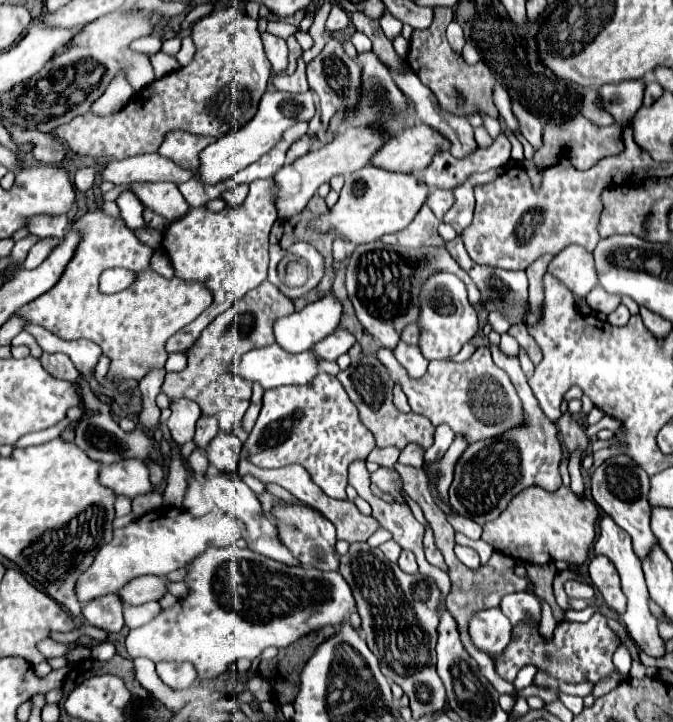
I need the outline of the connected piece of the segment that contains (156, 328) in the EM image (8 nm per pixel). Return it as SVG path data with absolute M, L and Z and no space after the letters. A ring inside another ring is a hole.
M95 209L85 213L73 225L83 239L79 241L67 271L61 275L57 287L27 303L19 309L19 315L65 341L89 339L101 345L105 357L111 361L105 375L107 381L111 381L111 375L139 381L151 367L165 365L165 341L201 315L211 303L211 295L199 282L179 278L171 281L151 271L153 249L141 243L123 219L111 217L103 209ZM111 267L123 267L135 273L135 283L125 289L125 293L103 295L99 291L99 277Z

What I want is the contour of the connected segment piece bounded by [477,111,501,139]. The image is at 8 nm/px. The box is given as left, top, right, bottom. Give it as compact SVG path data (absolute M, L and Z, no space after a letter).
M477 111L477 115L481 115L481 119L483 119L483 127L489 131L489 135L495 139L497 135L499 135L499 131L501 131L501 125L499 125L499 121L497 119L493 119L493 117L489 117L489 115L485 115L483 111Z

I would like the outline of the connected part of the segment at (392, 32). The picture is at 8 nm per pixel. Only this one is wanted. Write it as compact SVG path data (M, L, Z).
M387 13L381 17L381 29L387 35L387 39L395 39L397 35L401 35L403 23L399 23L399 19L395 19L391 13Z

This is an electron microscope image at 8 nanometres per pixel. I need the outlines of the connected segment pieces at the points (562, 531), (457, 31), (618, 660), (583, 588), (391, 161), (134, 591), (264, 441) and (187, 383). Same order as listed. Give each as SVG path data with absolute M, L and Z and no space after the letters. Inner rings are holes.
M533 485L515 495L495 521L483 525L481 539L495 551L523 563L545 565L567 561L571 567L579 567L587 559L593 543L597 515L597 505L589 499L575 497L569 487L559 487L555 493L549 493Z
M451 21L447 27L447 41L453 47L453 51L459 55L463 45L465 45L465 37L463 37L463 29L459 27L457 21Z
M621 645L613 657L613 663L617 667L617 673L621 673L621 679L629 677L629 669L631 669L631 655L627 651L625 645Z
M567 581L565 583L565 593L571 599L591 599L595 595L595 589L585 581Z
M415 123L405 127L401 133L387 139L387 143L377 151L371 165L397 171L397 173L417 173L431 163L435 151L449 151L451 143L439 135L433 127L425 123Z
M145 575L145 577L137 577L131 583L127 583L119 591L119 597L127 605L143 605L149 601L159 601L165 593L169 593L169 579L167 577Z
M327 373L317 375L309 385L265 391L261 415L245 443L253 465L273 469L299 463L309 471L311 481L333 499L347 499L347 467L355 459L365 459L373 447L373 433L359 421L357 407L337 377Z
M263 281L257 289L249 291L245 297L237 299L233 307L223 311L213 323L205 327L205 331L199 335L195 345L187 351L189 363L181 373L167 373L161 391L167 393L169 399L187 397L199 403L203 415L213 415L215 405L239 397L249 399L253 383L247 383L245 379L239 379L231 371L231 363L235 359L241 359L247 351L267 347L275 343L273 325L275 319L287 317L293 313L293 303L289 297L285 297L277 287L273 287L269 281Z

